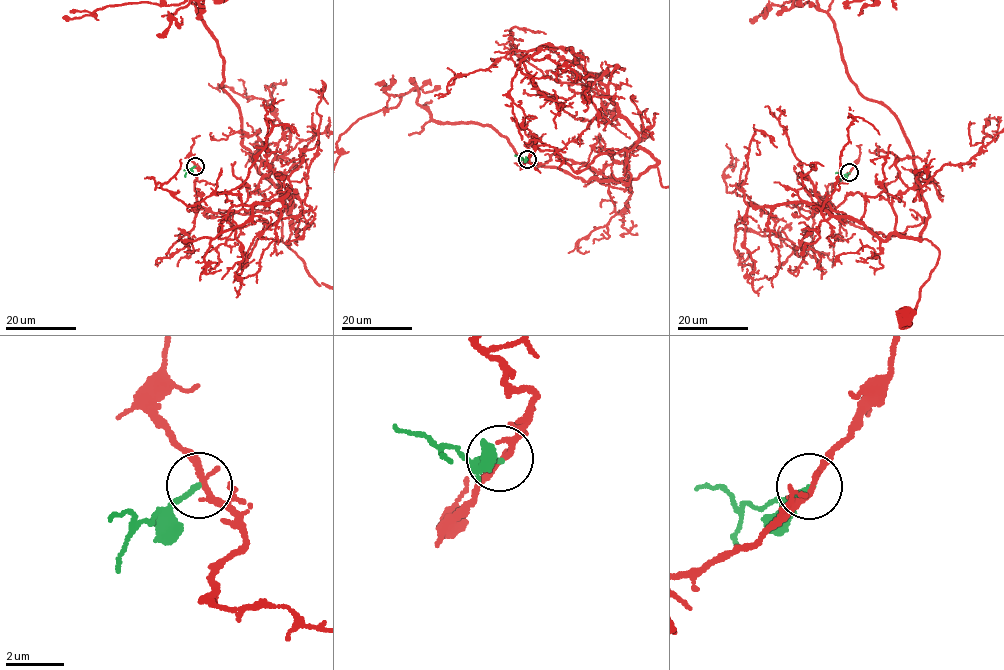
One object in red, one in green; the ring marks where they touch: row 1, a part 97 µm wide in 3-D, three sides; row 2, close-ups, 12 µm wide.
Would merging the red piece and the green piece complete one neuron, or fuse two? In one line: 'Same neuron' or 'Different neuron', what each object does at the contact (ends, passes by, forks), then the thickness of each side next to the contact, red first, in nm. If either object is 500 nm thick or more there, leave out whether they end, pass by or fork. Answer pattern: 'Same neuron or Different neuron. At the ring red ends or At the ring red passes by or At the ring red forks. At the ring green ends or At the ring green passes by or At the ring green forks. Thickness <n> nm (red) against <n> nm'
Different neuron. At the ring red passes by. At the ring green ends. Thickness 200 nm (red) against 160 nm

